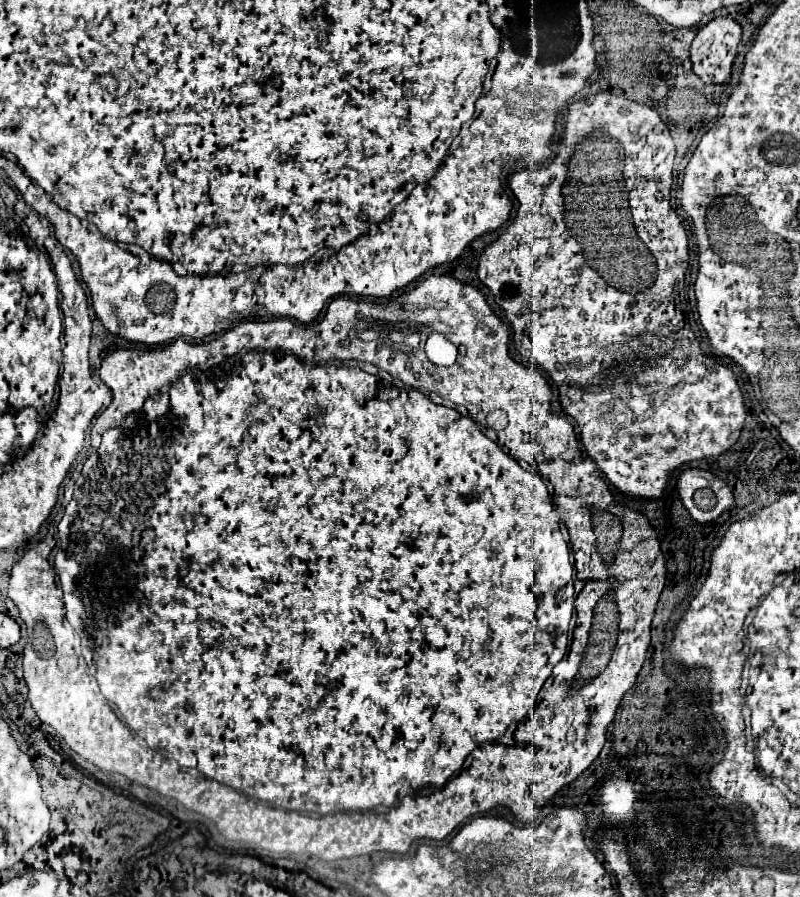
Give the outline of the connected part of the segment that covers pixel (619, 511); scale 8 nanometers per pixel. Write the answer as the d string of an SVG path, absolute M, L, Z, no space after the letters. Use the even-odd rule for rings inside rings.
M433 274L433 276L429 276L429 278L425 278L425 280L421 280L421 282L417 282L417 284L415 284L415 286L413 286L413 288L411 288L411 290L407 290L407 292L403 292L403 294L401 294L401 296L397 296L397 297L395 297L395 298L393 298L393 299L392 299L392 300L389 300L389 301L390 301L390 302L384 302L384 303L373 303L373 302L366 302L366 301L362 301L362 300L358 300L358 299L351 299L351 300L350 300L350 298L349 298L349 297L346 297L346 296L340 296L340 297L337 297L337 298L335 298L335 299L333 299L333 300L332 300L332 301L331 301L331 302L337 302L337 304L331 304L331 302L330 302L330 303L329 303L329 305L328 305L328 307L327 307L327 310L326 310L326 314L325 314L325 317L324 317L324 318L323 318L323 320L322 320L322 321L321 321L321 323L319 323L319 324L318 324L318 326L305 326L305 324L297 324L297 322L295 322L295 320L289 320L289 318L277 318L277 320L269 320L269 322L257 322L257 320L249 320L249 322L253 322L253 324L247 324L247 322L241 322L241 324L239 324L239 326L235 326L235 328L231 328L231 330L229 330L229 332L225 332L225 334L221 334L221 336L217 336L217 338L215 338L215 340L209 340L209 342L185 342L185 340L181 340L181 338L179 338L179 340L175 340L175 342L171 342L171 344L169 344L169 346L165 346L165 348L153 348L153 350L139 350L139 348L135 348L135 350L129 350L129 348L119 348L119 350L111 350L111 352L109 352L109 354L107 354L107 358L105 358L105 360L103 360L103 364L101 364L101 370L99 370L99 376L101 376L101 380L103 380L103 382L105 382L105 384L107 384L107 386L109 386L109 388L111 388L111 392L112 392L112 395L111 395L111 396L112 396L112 401L111 401L111 403L110 403L110 404L109 404L109 406L108 406L108 407L106 407L106 408L105 408L105 409L103 409L103 410L102 410L102 411L101 411L101 412L99 412L99 413L98 413L98 414L97 414L97 416L96 416L96 417L95 417L95 418L94 418L94 420L93 420L93 423L92 423L92 427L91 427L91 433L90 433L90 447L89 447L89 445L88 445L88 447L86 447L86 448L85 448L85 449L84 449L84 450L83 450L83 452L79 452L79 456L77 456L77 460L75 460L75 462L73 462L73 464L72 464L72 465L71 465L71 468L69 468L69 472L68 472L68 473L67 473L67 476L66 476L66 477L65 477L65 480L63 480L63 482L62 482L62 483L61 483L61 486L60 486L60 488L59 488L59 494L58 494L58 498L57 498L57 502L56 502L56 504L55 504L55 506L61 506L61 508L62 508L62 509L64 509L64 506L65 506L65 505L66 505L66 504L67 504L67 503L68 503L68 502L69 502L69 501L70 501L70 500L71 500L71 499L72 499L72 496L73 496L73 500L71 500L71 502L69 502L69 504L67 504L67 508L65 508L65 514L63 514L63 518L61 518L61 522L59 522L59 526L57 526L57 528L59 528L59 552L57 552L57 556L55 556L55 570L57 570L57 574L59 574L59 578L61 578L61 586L60 586L60 585L59 585L59 578L55 578L55 570L53 570L53 566L51 566L51 564L49 564L49 556L51 556L51 550L53 550L53 548L55 548L55 536L53 536L53 533L54 533L54 530L53 530L53 527L52 527L52 526L50 526L50 529L49 529L49 532L48 532L48 534L47 534L47 535L46 535L46 536L45 536L45 538L43 538L43 540L41 540L41 542L39 542L39 544L37 544L37 546L35 546L35 548L31 548L31 550L29 550L29 552L25 552L25 554L23 554L23 558L21 558L21 560L19 560L19 562L17 562L17 564L15 564L15 566L13 566L13 570L11 570L11 582L9 582L9 598L11 598L11 600L13 600L13 602L15 602L15 606L17 606L17 610L19 610L19 616L21 616L21 620L23 620L23 622L25 622L25 626L27 626L27 644L25 644L25 650L23 650L23 672L25 672L25 674L23 674L23 678L25 678L25 682L27 682L27 686L29 686L29 700L31 700L31 704L33 704L33 708L35 708L35 712L37 712L37 716L39 716L39 718L41 718L41 722L45 722L45 724L49 724L49 726L53 726L53 728L55 728L55 730L57 730L57 734L59 734L59 736L61 736L61 738L63 738L63 740L65 740L65 742L67 742L67 744L69 744L69 748L71 748L71 750L75 750L75 752L77 752L77 754L79 754L79 756L81 756L81 758L85 758L85 760L89 760L89 762L93 762L93 764L95 764L95 766L99 766L99 768L101 768L101 770L107 770L107 772L119 772L119 774L125 774L125 776L127 776L127 778L129 778L129 780L133 780L133 782L139 782L139 784L143 784L143 786L147 786L147 788L151 788L151 790L155 790L155 792L159 792L159 794L163 794L163 796L169 796L169 798L175 798L175 800L179 800L179 802L181 802L181 804L183 804L183 806L185 806L185 808L187 808L187 810L191 810L191 812L197 812L197 814L201 814L201 816L205 816L205 818L209 818L209 820L211 820L211 822L213 822L213 824L215 824L215 826L217 826L217 830L219 830L219 832L221 832L221 836L223 836L223 838L227 838L227 840L233 840L233 842L245 842L245 844L249 844L249 846L259 846L259 848L265 848L265 850L271 850L271 852L277 852L277 854L309 854L309 856L317 856L317 858L321 858L321 860L327 860L327 862L333 862L333 860L341 860L341 858L353 858L353 856L365 856L365 854L371 854L371 852L377 852L377 850L383 850L383 852L395 852L395 854L405 854L405 852L407 852L407 850L409 850L409 846L411 846L411 842L413 842L413 840L417 840L417 838L433 838L433 840L443 840L443 838L445 838L445 836L447 836L447 834L449 834L449 832L451 832L451 830L455 830L455 828L457 828L457 826L459 826L459 824L463 824L463 822L465 822L465 820L467 820L467 818L471 818L471 816L473 816L473 814L483 814L483 812L487 812L487 810L491 810L491 808L495 808L495 806L507 806L507 808L511 808L511 812L513 812L513 816L514 816L514 817L515 817L515 819L516 819L516 820L517 820L517 822L519 822L519 823L520 823L520 824L531 824L531 823L533 823L533 822L534 822L534 821L535 821L535 819L536 819L536 818L537 818L537 816L538 816L538 811L537 811L537 809L536 809L536 808L541 808L541 806L545 806L545 804L547 804L547 802L549 802L549 800L551 800L551 796L553 796L553 794L555 794L555 792L557 792L557 790L559 790L559 788L561 788L561 786L565 786L565 784L571 784L571 782L573 782L573 780L575 780L575 778L577 778L577 776L579 776L579 774L581 774L581 772L583 772L583 770L587 770L587 768L589 768L589 764L591 764L591 762L593 762L593 760L595 760L595 758L597 758L597 756L599 756L599 752L601 752L601 748L603 748L603 744L605 744L605 736L607 736L607 728L609 728L609 724L611 724L611 722L613 722L613 716L615 716L615 710L617 710L617 706L619 706L619 702L621 702L621 698L623 698L623 694L625 694L625 692L627 692L627 690L629 690L629 688L631 688L631 686L633 686L633 684L635 684L635 678L637 678L637 674L639 674L639 670L641 670L641 666L643 666L643 662L645 662L645 652L647 652L647 648L649 648L649 630L651 630L651 620L653 620L653 610L655 610L655 604L657 604L657 600L659 600L659 594L661 594L661 590L663 590L663 586L665 586L665 556L663 556L663 552L661 552L661 546L659 546L659 538L657 538L657 534L655 534L655 530L653 530L653 528L651 528L651 524L649 524L649 520L647 520L647 516L645 516L645 514L641 514L641 512L639 512L639 510L635 510L635 508L627 508L627 506L625 506L625 504L621 504L621 502L617 502L617 500L615 500L615 496L613 496L613 492L611 492L611 490L609 490L609 484L607 484L607 480L603 480L603 478L605 478L605 476L603 476L603 474L601 474L601 472L599 472L599 468L597 468L597 466L595 466L595 462L593 462L593 460L589 460L589 458L587 458L587 456L585 456L585 458L583 458L583 456L581 456L581 458L569 458L569 460L567 460L567 458L563 458L563 456L567 456L567 450L569 450L569 442L577 442L577 436L575 436L575 430L573 430L573 426L571 426L571 422L569 422L569 420L567 420L567 416L565 416L565 414L561 414L561 412L555 412L555 410L553 410L553 390L551 390L551 386L549 386L549 382L547 382L547 378L545 378L545 376L543 376L543 374L541 374L541 371L540 371L540 370L539 370L539 369L537 369L537 368L535 368L535 367L525 367L525 366L521 366L521 364L517 364L517 362L515 362L515 360L513 360L513 358L512 358L512 357L510 357L510 354L509 354L509 335L510 335L510 333L509 333L509 330L507 330L507 326L505 326L505 322L503 322L503 320L501 320L501 318L499 318L499 316L497 316L497 314L495 314L495 312L493 312L493 308L491 308L491 306L489 306L489 302L487 302L487 296L485 296L485 294L483 294L483 292L481 292L481 290L477 290L477 288L473 288L473 286L469 286L469 284L465 284L465 282L461 282L461 280L457 280L457 278L453 278L453 276L441 276L441 274ZM365 307L367 307L367 309L375 309L375 319L379 319L379 320L386 320L386 321L391 321L391 322L417 322L417 324L425 324L425 326L433 326L433 324L445 324L445 326L448 326L448 327L449 327L449 334L447 334L447 335L449 335L449 337L448 337L448 339L449 339L449 340L450 340L450 341L451 341L451 342L453 342L453 344L455 344L455 345L456 345L456 346L457 346L457 348L458 348L458 355L457 355L457 362L455 362L455 364L453 364L453 366L449 366L449 368L439 368L439 370L441 370L441 379L440 379L440 377L438 377L438 376L437 376L437 374L435 374L435 375L430 375L430 383L429 383L429 390L430 390L430 391L432 391L432 392L434 392L434 393L435 393L435 394L437 394L437 396L438 396L438 400L437 400L437 399L436 399L436 400L435 400L435 401L433 401L433 402L434 402L434 403L436 403L436 404L433 404L433 402L431 402L431 400L429 400L429 398L427 398L427 396L423 396L423 394L421 394L421 392L419 392L419 390L405 390L405 388L403 388L403 390L401 390L401 388L399 388L399 386L393 386L393 384L387 384L387 382L383 382L383 380L381 380L381 378L377 378L377 376L371 376L371 374L367 374L367 372L363 372L363 370L359 370L359 368L337 368L337 366L315 366L315 364L311 364L311 362L314 362L314 363L316 363L316 364L323 364L323 363L318 363L318 362L317 362L317 361L316 361L316 359L315 359L315 357L314 357L314 356L315 356L315 355L316 355L316 353L315 353L315 351L316 351L316 350L318 350L318 348L316 348L316 347L318 347L318 346L319 346L319 344L325 344L325 342L329 342L329 340L331 340L331 344L334 344L334 343L341 343L341 342L342 342L342 343L343 343L343 342L345 342L345 343L347 343L347 342L350 342L350 338L349 338L349 336L348 336L348 333L349 333L349 332L348 332L348 331L349 331L349 330L350 330L350 329L352 329L352 328L353 328L353 327L354 327L354 326L356 326L356 323L354 323L354 316L356 316L356 314L358 314L358 313L359 313L359 309L366 309L366 308L365 308ZM329 308L337 308L337 324L335 324L335 320L327 320L327 316L329 316ZM265 350L283 350L283 356L277 356L277 354L273 354L273 352L265 352ZM491 408L503 408L503 410L505 410L505 412L507 412L507 414L509 414L509 426L507 426L507 428L505 428L505 430L501 430L501 432L495 432L495 430L491 430L491 428L489 428L489 426L487 426L487 424L485 424L485 416L487 416L487 414L489 414L489 412L491 412ZM481 430L483 430L483 432L485 432L485 434L487 434L487 436L489 436L489 438L493 438L493 440L497 440L497 444L499 444L499 446L501 446L501 448L503 448L503 450L507 450L507 452L509 452L509 454L511 454L511 456L513 456L513 458L515 458L515 460L513 460L513 458L511 458L511 456L507 456L507 454L505 454L505 452L503 452L503 450L501 450L501 448L499 448L499 446L497 446L497 444L495 444L495 442L493 442L493 440L489 440L489 438L487 438L487 436L485 436L485 434L483 434L483 432L481 432ZM517 460L523 460L523 461L525 461L525 462L528 462L528 463L530 463L530 462L529 462L529 460L531 460L531 461L532 461L532 462L536 462L536 464L537 464L537 472L539 472L539 474L531 474L531 472L527 472L527 470L523 470L523 468L521 468L521 466L519 466L519 464L517 464ZM541 478L545 478L545 480L549 480L549 482L551 482L551 484L553 484L553 488L555 488L555 492L553 492L553 496L551 496L551 494L549 494L549 492L547 492L547 486L545 486L545 484L543 484L543 480L541 480ZM603 512L607 512L607 514L613 514L613 516L615 516L615 518L621 518L621 524L623 524L623 538L621 538L621 544L619 544L619 550L617 550L617 556L615 556L615 562L613 562L613 564L611 564L611 566L605 566L605 562L603 562L603 558L601 558L601 554L599 554L599 550L597 550L597 548L595 548L595 542L597 542L597 538L595 538L595 532L593 532L593 518L595 518L595 516L599 516L599 514L603 514ZM559 516L561 516L561 520L563 520L563 524L565 524L565 526L567 526L567 530L569 530L569 536L571 536L571 544L573 544L573 554L575 554L575 568L577 568L577 578L587 578L587 580L585 580L585 586L583 586L583 590L581 590L581 592L579 592L579 596L577 596L577 600L575 600L575 592L573 592L573 566L571 566L571 562L569 562L569 548L567 548L567 542L565 542L565 538L563 538L563 534L561 534L561 528L559 528ZM607 584L613 584L613 586L615 586L615 588L617 588L617 606L619 606L619 638L617 638L617 646L615 646L615 650L613 650L613 656L611 656L611 660L609 660L609 664L607 664L607 666L605 666L605 670L601 670L601 672L599 672L599 674L597 674L597 676L595 676L595 678L591 678L591 680L579 680L579 678L577 678L577 672L579 672L579 668L581 668L581 660L583 660L583 654L585 654L585 646L587 646L587 636L589 636L589 630L591 630L591 616L593 616L593 606L595 606L595 604L597 604L597 600L599 600L599 598L601 598L601 596L603 596L603 594L605 594L605 588L607 588ZM573 602L575 602L575 610L577 610L577 626L575 626L575 632L573 632L573 642L571 642L571 646L569 646L569 654L567 654L567 632L569 632L569 622L571 622L571 614L573 614ZM565 654L567 654L567 658L565 658L565 660L567 660L567 664L569 664L569 668L571 668L571 672L569 672L569 678L565 678L565 682L563 682L563 684L561 684L561 686L559 686L559 688L557 688L557 690L555 690L555 692L551 692L551 694L549 694L549 696L545 696L545 698L543 698L543 700L539 700L539 702L537 702L537 696L539 696L539 690L541 690L541 688L542 688L542 691L546 691L546 690L548 690L548 689L550 689L550 688L551 688L551 687L552 687L552 686L553 686L553 684L554 684L554 678L553 678L553 677L555 677L555 676L556 676L556 675L552 675L552 676L551 676L551 670L553 670L553 666L555 666L555 664L559 664L559 662L561 662L561 660L563 660L563 656L565 656ZM513 722L519 722L519 726L517 726L517 728L515 728L515 732L513 732L513 738L519 738L519 740L515 740L515 742L513 742L513 744L511 744L511 745L505 745L505 744L502 744L502 743L501 743L501 742L500 742L500 739L501 739L501 736L503 736L503 734L505 734L505 730L507 730L507 728L509 728L509 726L511 726L511 724L513 724ZM469 754L471 754L471 762L469 762L469 764L471 764L471 766L465 766L465 768L463 768L463 770L461 770L461 772L459 772L459 768L461 768L461 766L463 766L463 762L465 762L465 758L467 758L467 756L469 756ZM175 760L177 760L177 762L179 762L179 764L181 764L181 766L183 766L183 768L195 768L195 770L199 770L199 772L201 772L201 774L203 774L203 776L207 776L207 778L203 778L203 776L199 776L199 774L197 774L197 772L191 772L191 770L183 770L183 768L181 768L181 766L179 766L179 764L177 764L177 762L175 762ZM427 786L441 786L441 788L439 788L439 790L435 790L435 792L433 792L433 794L429 794L429 796L421 796L421 794L417 794L417 792L419 792L419 790L423 790L423 788L427 788ZM255 798L257 798L257 800L261 800L261 802L267 802L267 804L273 804L273 806L283 806L283 808L285 808L285 810L281 810L281 808L273 808L273 806L267 806L267 804L261 804L261 802L257 802L257 800L255 800ZM377 806L395 806L395 808L391 808L391 810L389 810L389 812L385 812L385 814L377 814L377 812L367 812L367 810L373 810L373 808L377 808ZM299 812L315 812L315 814L327 814L327 816L317 816L317 818L315 818L315 816L307 816L307 814L299 814Z

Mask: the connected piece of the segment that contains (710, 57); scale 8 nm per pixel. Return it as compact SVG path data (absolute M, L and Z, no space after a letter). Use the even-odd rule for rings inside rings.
M715 18L705 24L693 44L693 72L707 84L721 84L731 78L731 68L741 42L741 26L733 18Z

